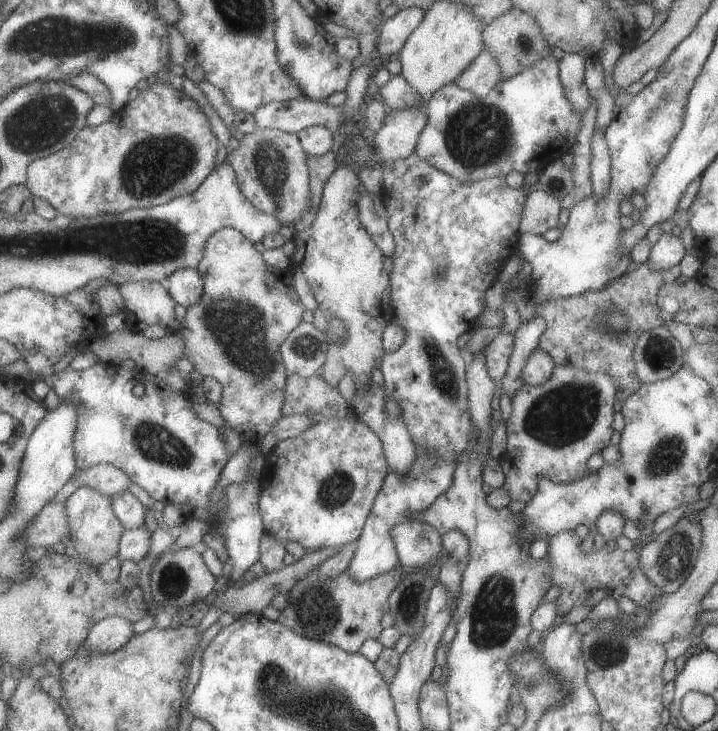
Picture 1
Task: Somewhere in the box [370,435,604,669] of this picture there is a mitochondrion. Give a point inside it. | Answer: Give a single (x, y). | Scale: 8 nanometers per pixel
(494, 619)

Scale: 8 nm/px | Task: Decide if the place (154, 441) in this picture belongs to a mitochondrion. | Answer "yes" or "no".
yes

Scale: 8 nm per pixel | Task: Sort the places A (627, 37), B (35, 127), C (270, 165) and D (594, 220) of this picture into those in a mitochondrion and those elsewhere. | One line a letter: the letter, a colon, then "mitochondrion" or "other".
A: other
B: mitochondrion
C: mitochondrion
D: mitochondrion

